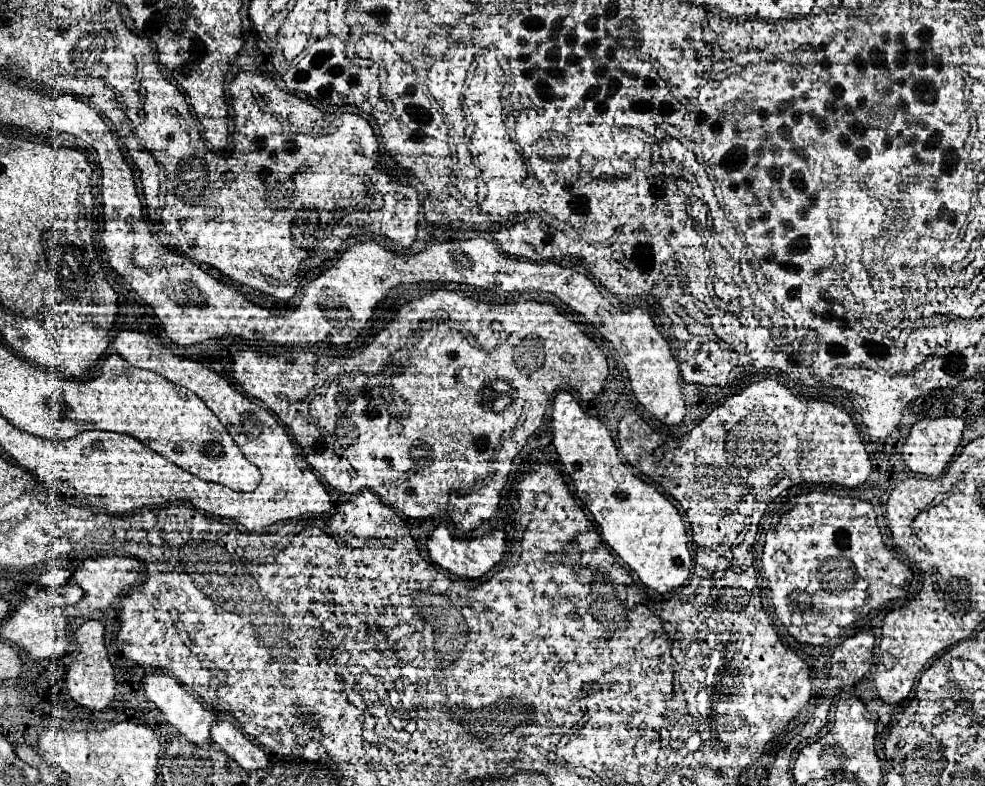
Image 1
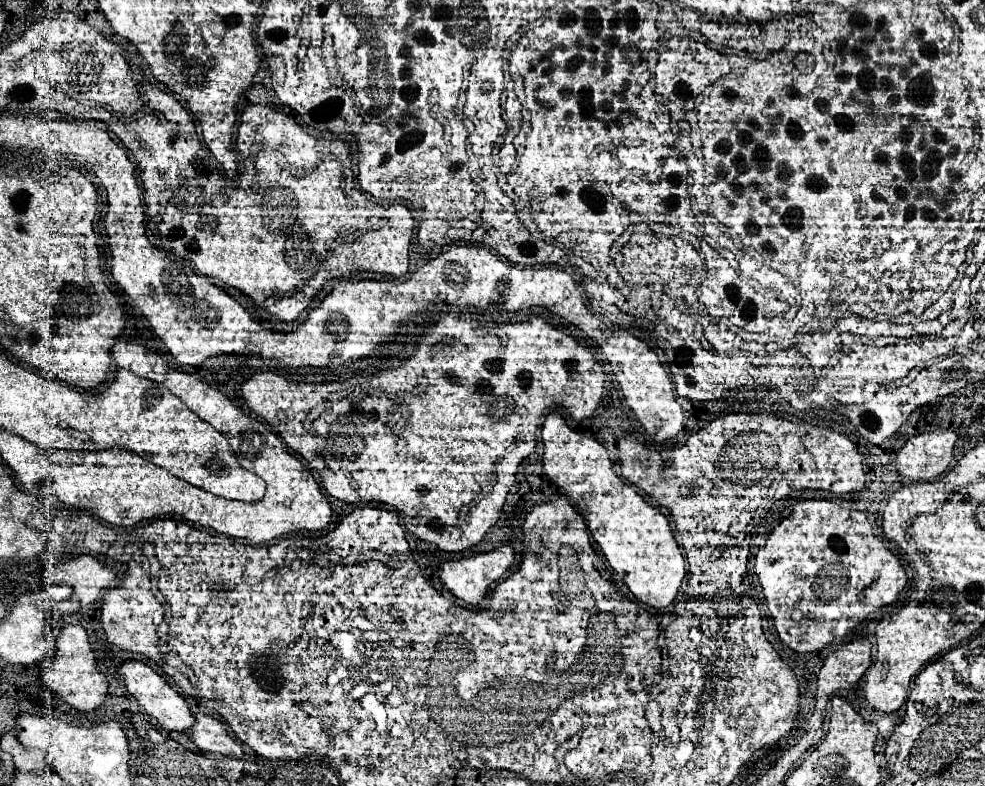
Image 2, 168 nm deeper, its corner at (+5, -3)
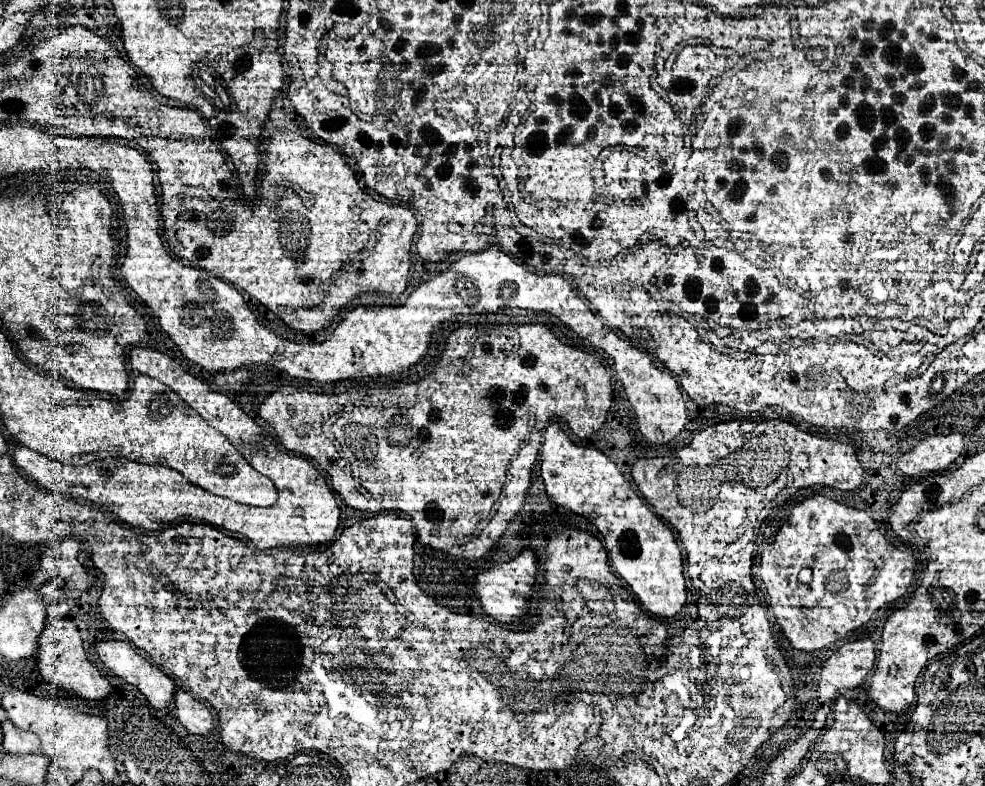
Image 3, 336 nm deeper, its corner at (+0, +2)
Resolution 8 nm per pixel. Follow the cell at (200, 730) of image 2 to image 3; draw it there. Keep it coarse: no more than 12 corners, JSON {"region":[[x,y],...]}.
{"region":[[176,690],[174,714],[190,734],[214,730],[212,710]]}

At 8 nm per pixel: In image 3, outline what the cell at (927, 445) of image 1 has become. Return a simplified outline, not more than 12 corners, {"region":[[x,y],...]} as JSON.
{"region":[[938,434],[900,456],[908,476],[948,470],[962,452],[960,434]]}

